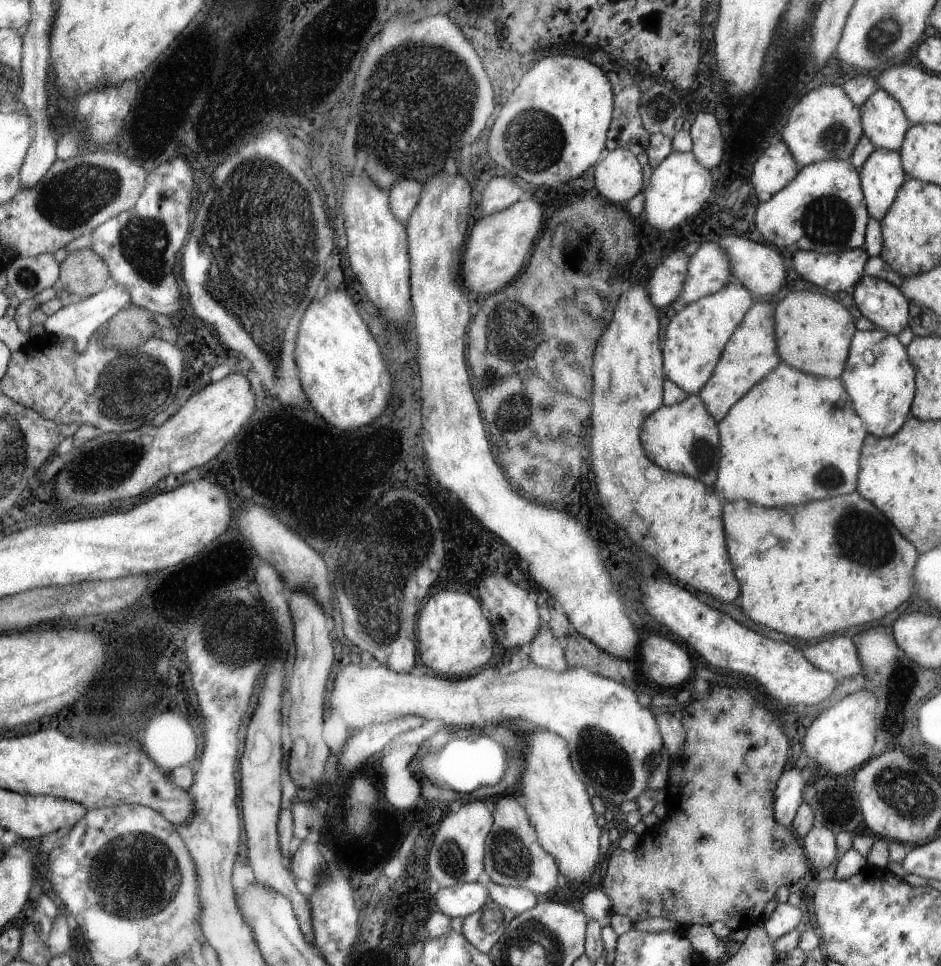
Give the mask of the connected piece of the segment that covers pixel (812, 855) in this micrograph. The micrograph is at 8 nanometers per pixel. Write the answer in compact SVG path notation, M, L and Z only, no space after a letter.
M820 822L818 826L812 826L812 830L804 836L804 850L815 870L821 871L836 860L838 848L835 838L835 834L828 828L822 828Z

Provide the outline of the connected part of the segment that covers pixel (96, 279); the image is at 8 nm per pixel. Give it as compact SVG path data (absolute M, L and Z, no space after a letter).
M93 248L72 251L61 268L58 288L79 294L82 299L96 296L113 282L110 266Z

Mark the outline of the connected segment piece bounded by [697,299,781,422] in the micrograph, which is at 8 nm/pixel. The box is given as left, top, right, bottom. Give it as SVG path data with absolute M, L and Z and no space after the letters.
M756 299L754 306L747 312L746 318L728 339L714 374L708 379L703 390L697 394L717 422L726 418L730 408L742 396L779 366L781 360L775 324L775 312L770 302L764 304L762 299Z

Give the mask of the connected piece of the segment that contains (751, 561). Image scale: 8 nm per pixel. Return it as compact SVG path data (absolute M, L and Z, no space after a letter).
M857 490L854 494L836 496L832 500L818 500L806 506L796 506L796 508L760 508L756 504L746 502L746 500L724 501L723 524L726 529L728 552L732 552L731 564L736 564L736 576L740 576L740 606L742 612L754 620L756 624L762 624L770 630L782 632L792 638L802 638L802 640L822 640L828 634L844 632L850 628L860 628L866 624L872 624L886 614L894 612L904 600L910 598L912 594L912 578L915 578L916 563L919 560L919 551L910 540L900 536L900 532L892 526L892 522L872 504L866 500Z

